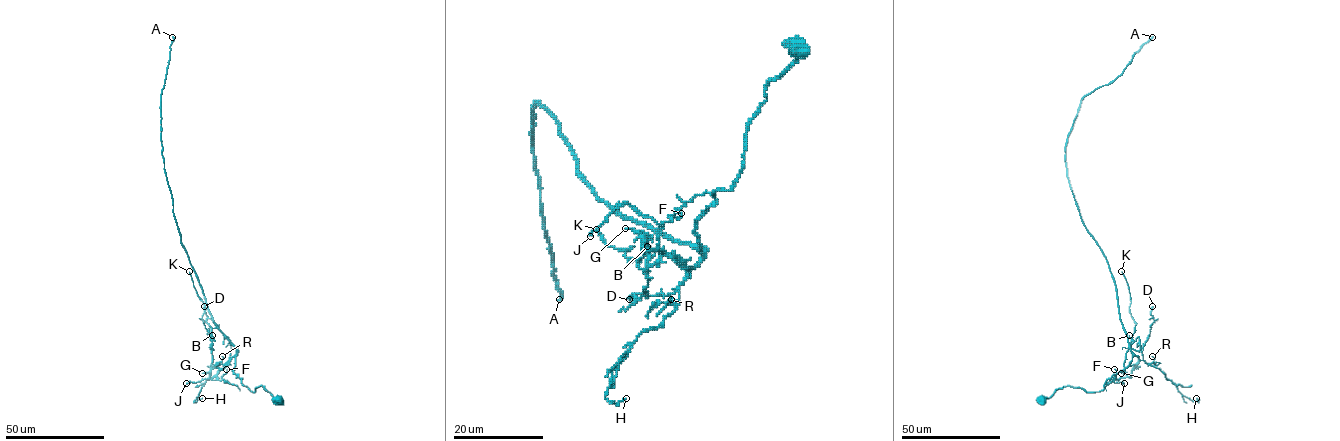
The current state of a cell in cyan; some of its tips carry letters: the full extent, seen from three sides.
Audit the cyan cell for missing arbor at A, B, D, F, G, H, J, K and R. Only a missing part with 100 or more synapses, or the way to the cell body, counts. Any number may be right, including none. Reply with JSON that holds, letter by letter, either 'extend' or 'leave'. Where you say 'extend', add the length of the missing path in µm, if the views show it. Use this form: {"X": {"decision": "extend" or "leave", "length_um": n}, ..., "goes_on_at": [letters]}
{"A": {"decision": "extend", "length_um": 110}, "B": {"decision": "leave"}, "D": {"decision": "leave"}, "F": {"decision": "leave"}, "G": {"decision": "leave"}, "H": {"decision": "leave"}, "J": {"decision": "leave"}, "K": {"decision": "leave"}, "R": {"decision": "leave"}, "goes_on_at": ["A"]}

